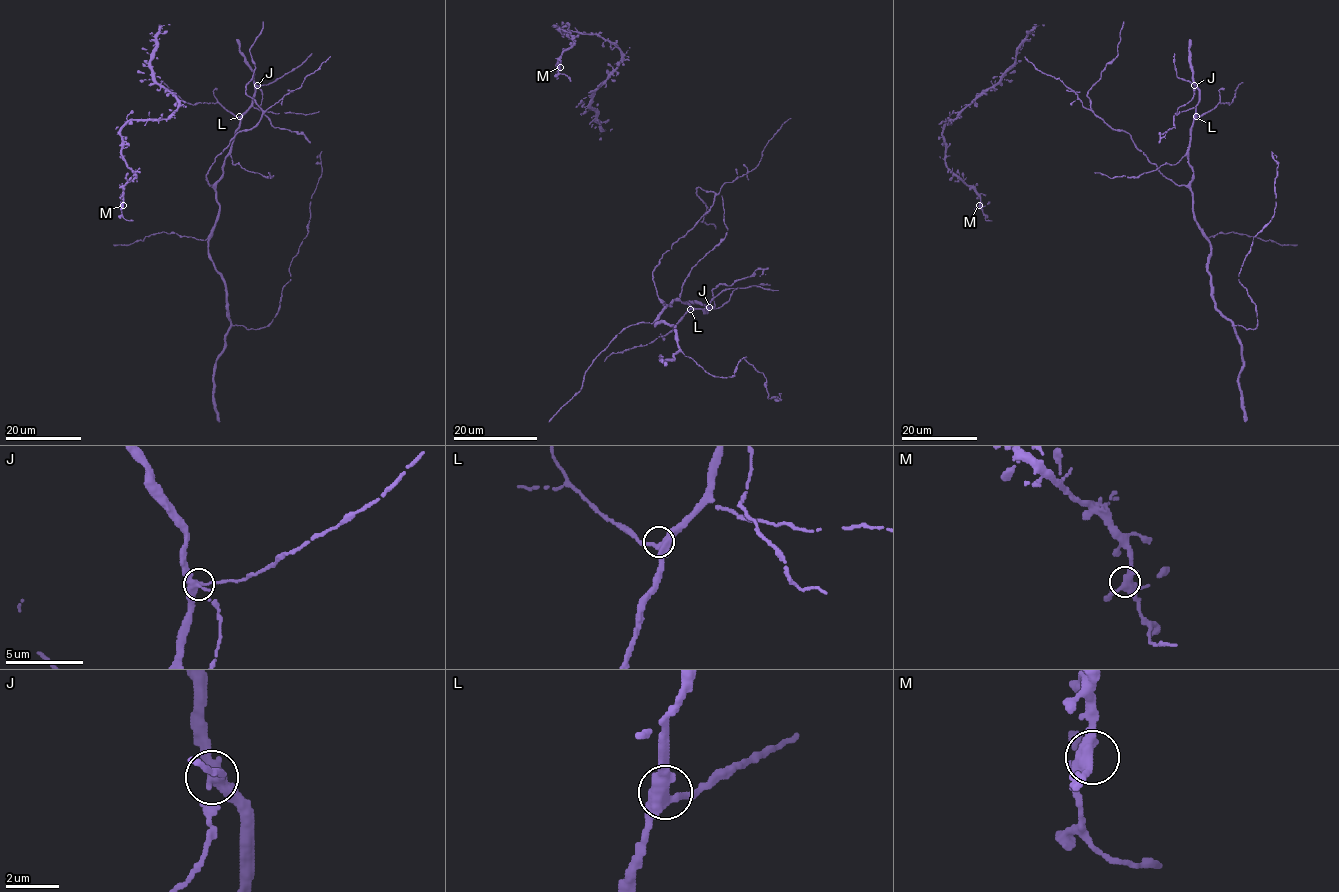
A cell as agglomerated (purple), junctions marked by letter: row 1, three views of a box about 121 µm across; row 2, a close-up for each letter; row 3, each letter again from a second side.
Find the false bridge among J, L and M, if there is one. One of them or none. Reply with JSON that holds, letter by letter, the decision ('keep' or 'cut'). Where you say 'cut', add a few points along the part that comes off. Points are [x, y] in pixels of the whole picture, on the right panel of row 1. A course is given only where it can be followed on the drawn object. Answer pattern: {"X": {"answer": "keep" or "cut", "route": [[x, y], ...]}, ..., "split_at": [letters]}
{"J": {"answer": "cut", "route": [[1194, 86], [1193, 98], [1179, 107], [1173, 117], [1175, 127], [1160, 136], [1166, 131]]}, "L": {"answer": "keep"}, "M": {"answer": "keep"}, "split_at": ["J"]}

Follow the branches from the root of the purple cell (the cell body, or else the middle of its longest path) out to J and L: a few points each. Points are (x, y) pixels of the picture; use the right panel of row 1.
J: (1132, 140), (1164, 176), (1178, 185), (1186, 185), (1193, 174), (1188, 146), (1199, 101), (1194, 86)
L: (1132, 140), (1164, 176), (1178, 185), (1186, 185), (1193, 174), (1188, 162), (1188, 146), (1190, 128), (1196, 116)

